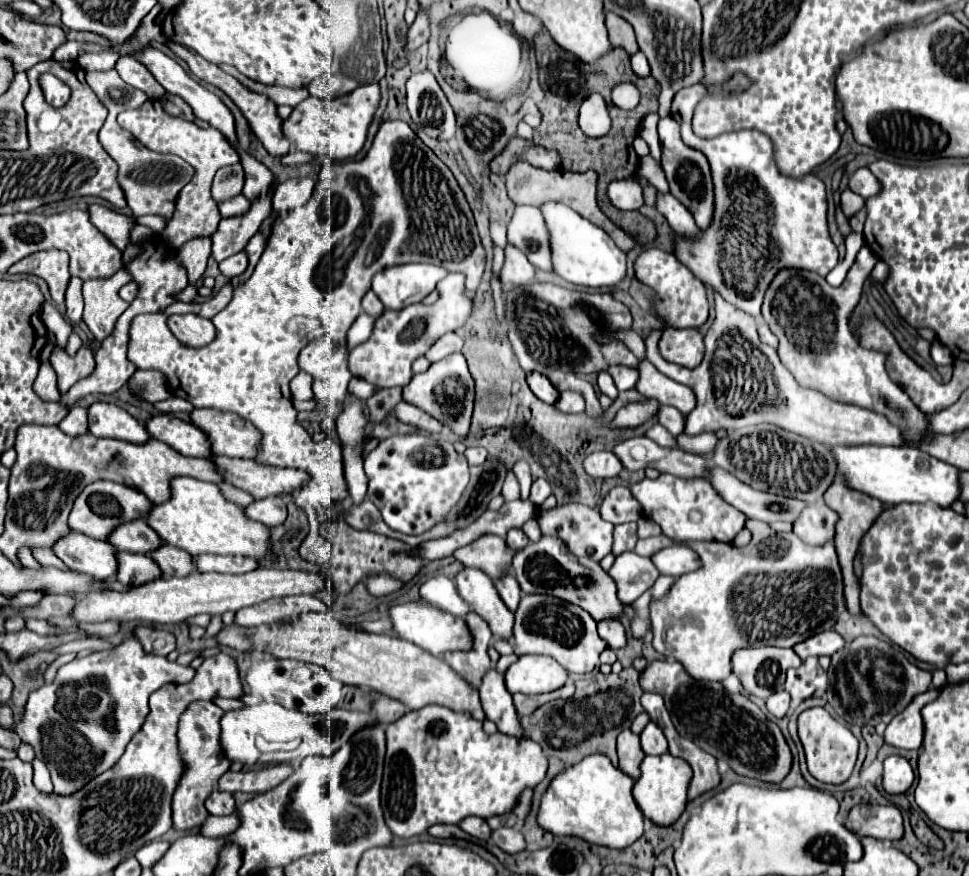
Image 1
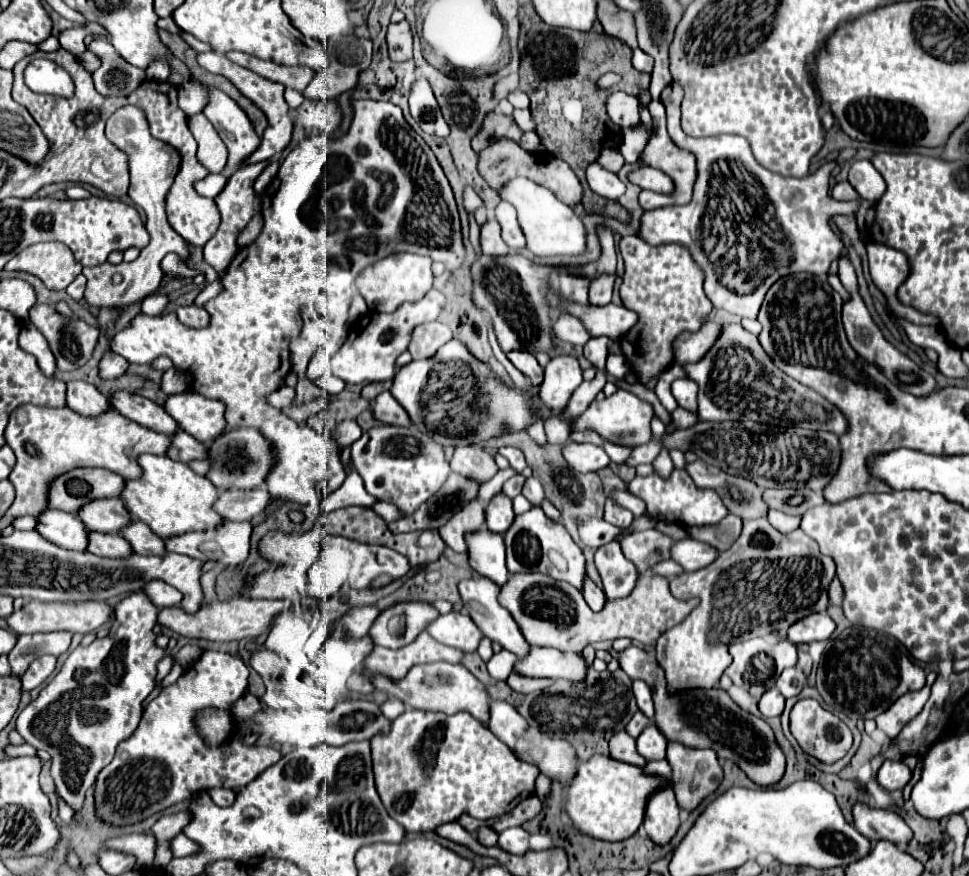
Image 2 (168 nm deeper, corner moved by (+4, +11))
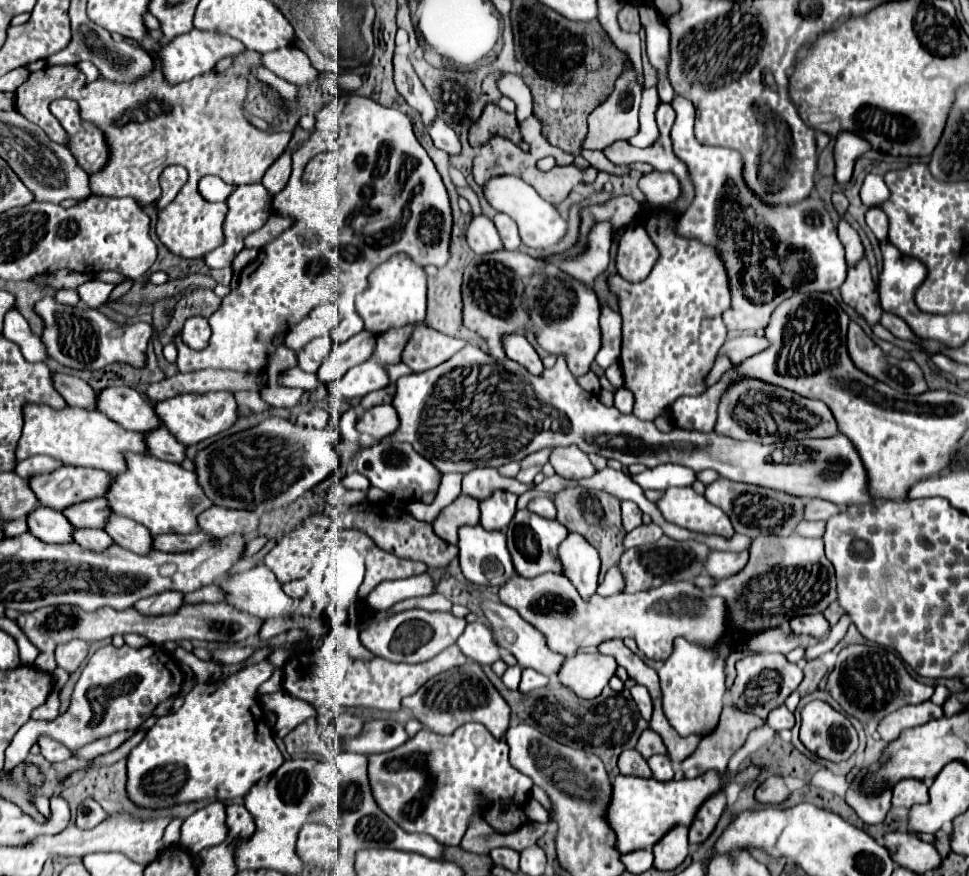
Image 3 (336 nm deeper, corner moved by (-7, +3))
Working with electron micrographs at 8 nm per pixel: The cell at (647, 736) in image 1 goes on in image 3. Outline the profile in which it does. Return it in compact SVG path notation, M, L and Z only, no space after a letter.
M654 754L654 756L650 756L648 764L650 764L656 780L672 780L674 768L672 768L672 762L670 762L670 758L666 754Z

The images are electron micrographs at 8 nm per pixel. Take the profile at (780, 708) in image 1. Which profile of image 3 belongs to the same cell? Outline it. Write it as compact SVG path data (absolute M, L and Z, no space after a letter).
M780 706L780 708L774 708L770 714L768 714L768 720L766 720L776 732L780 730L790 730L794 726L794 714L786 708L786 706Z

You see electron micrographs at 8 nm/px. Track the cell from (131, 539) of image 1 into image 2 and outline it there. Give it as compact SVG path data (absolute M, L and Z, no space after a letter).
M105 498L105 500L91 500L77 512L79 520L85 524L87 530L95 532L119 532L129 520L129 512L125 510L123 502L117 498Z

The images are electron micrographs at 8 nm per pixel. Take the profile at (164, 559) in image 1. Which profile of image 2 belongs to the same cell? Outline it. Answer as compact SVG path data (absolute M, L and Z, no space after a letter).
M131 520L125 528L121 528L119 532L133 548L133 552L137 554L157 554L163 556L165 554L165 542L163 538L159 538L157 534L151 532L151 528L145 526L145 522L141 520Z

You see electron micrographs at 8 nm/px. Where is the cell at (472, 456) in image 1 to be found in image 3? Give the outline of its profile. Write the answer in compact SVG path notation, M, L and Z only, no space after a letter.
M474 468L472 472L464 474L462 494L472 496L476 500L486 500L496 490L508 490L520 496L522 492L530 490L530 484L520 484L516 478L502 476L498 468Z

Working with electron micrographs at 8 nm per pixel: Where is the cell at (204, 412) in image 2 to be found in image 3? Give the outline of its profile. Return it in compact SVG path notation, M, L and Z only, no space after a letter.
M206 392L206 394L180 394L176 398L156 402L156 414L162 424L172 430L172 434L186 446L198 444L206 438L212 438L224 430L228 430L236 422L236 400L232 392Z

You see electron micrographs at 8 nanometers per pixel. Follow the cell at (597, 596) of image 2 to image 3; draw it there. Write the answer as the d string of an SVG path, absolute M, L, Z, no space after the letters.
M570 532L564 544L560 544L560 558L564 560L564 568L568 568L568 578L580 592L584 600L596 594L598 588L598 572L600 558L594 546L586 542L586 538L578 532Z

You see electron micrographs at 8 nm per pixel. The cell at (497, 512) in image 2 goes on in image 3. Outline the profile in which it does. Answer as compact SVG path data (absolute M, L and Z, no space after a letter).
M496 492L496 496L480 502L480 524L486 530L504 530L516 514L516 500L518 496L512 492Z

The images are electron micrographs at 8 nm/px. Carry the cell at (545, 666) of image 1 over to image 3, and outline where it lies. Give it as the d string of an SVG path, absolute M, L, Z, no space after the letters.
M576 654L564 660L556 678L560 684L572 688L580 698L596 698L608 684L610 676L616 672L616 660L612 656L596 654Z

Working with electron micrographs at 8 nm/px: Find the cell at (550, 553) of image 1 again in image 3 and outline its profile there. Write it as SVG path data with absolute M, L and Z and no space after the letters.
M518 510L512 524L506 530L506 536L508 536L508 550L512 554L514 568L520 576L534 578L534 576L540 576L544 572L564 574L562 560L558 556L558 548L566 540L568 528L564 524L560 524L558 520L542 518L538 514L532 514L530 510Z

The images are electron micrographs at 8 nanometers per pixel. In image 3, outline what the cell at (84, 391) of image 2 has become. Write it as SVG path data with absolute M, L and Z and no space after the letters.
M54 374L54 384L56 390L64 396L68 406L78 406L78 408L96 408L96 390L92 390L84 380L68 374Z

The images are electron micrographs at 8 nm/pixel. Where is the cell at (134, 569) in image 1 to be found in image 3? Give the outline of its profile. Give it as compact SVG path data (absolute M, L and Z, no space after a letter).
M90 528L90 530L76 530L76 544L92 552L104 552L114 544L114 540L104 530Z

